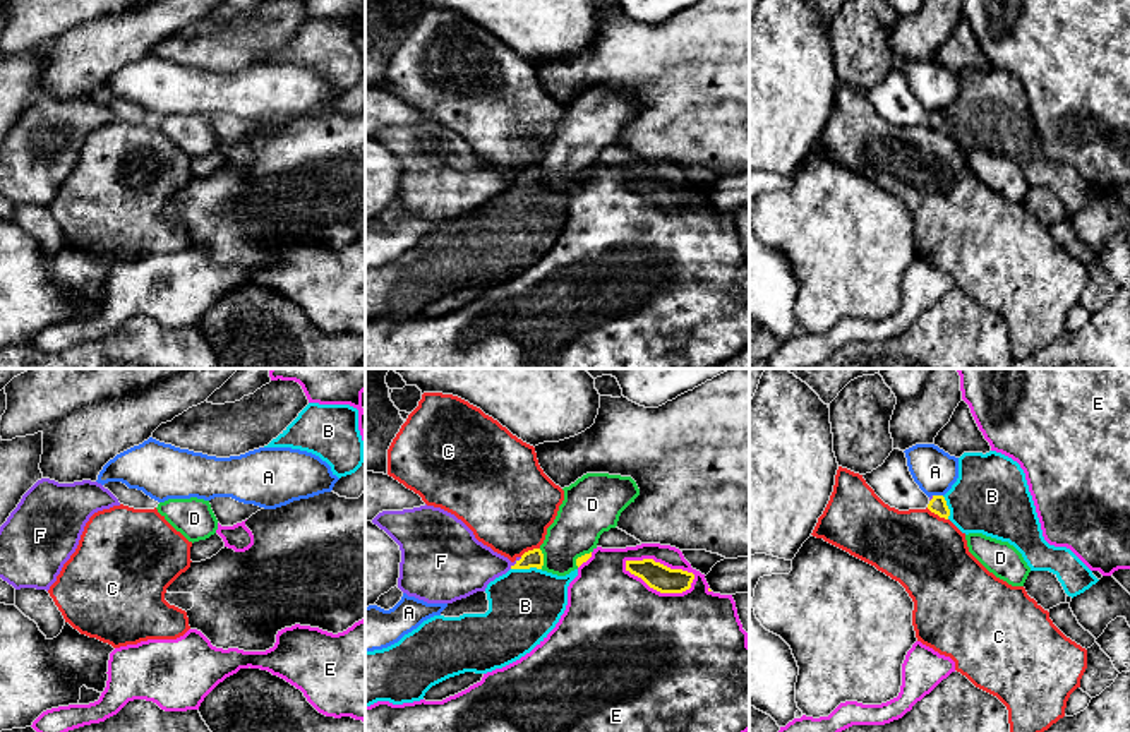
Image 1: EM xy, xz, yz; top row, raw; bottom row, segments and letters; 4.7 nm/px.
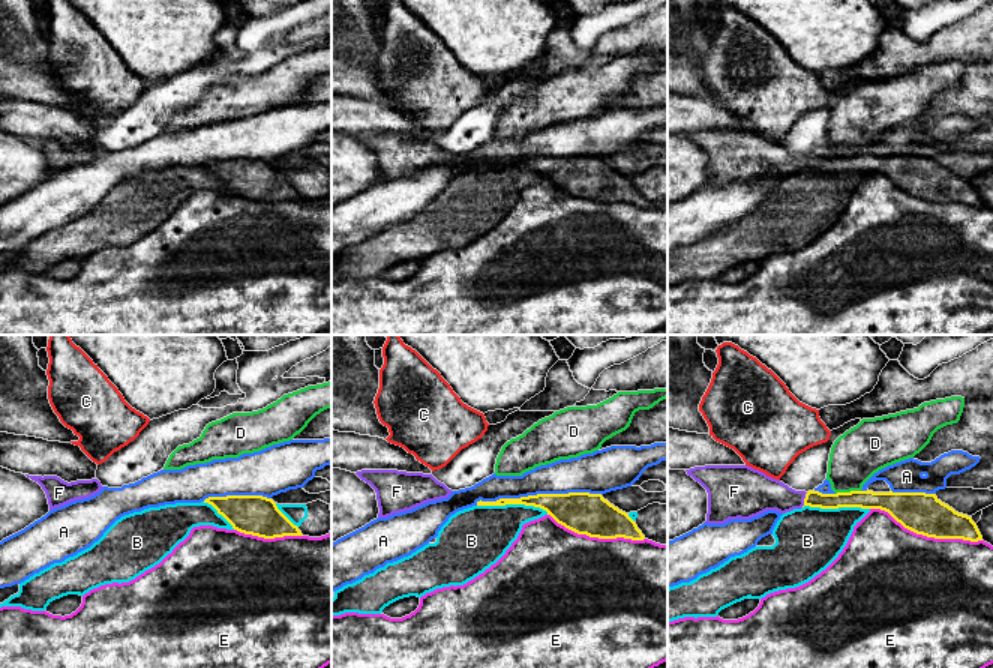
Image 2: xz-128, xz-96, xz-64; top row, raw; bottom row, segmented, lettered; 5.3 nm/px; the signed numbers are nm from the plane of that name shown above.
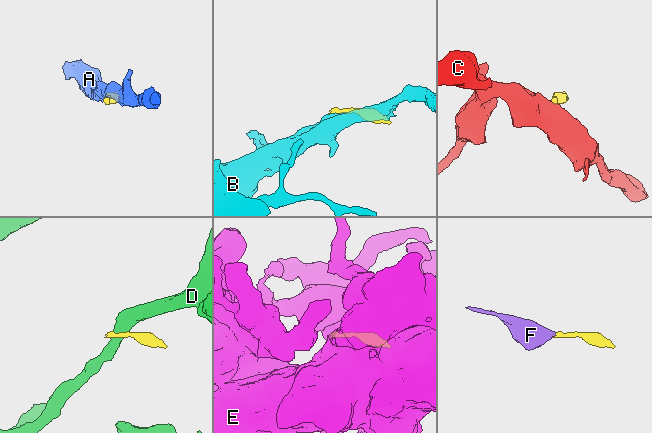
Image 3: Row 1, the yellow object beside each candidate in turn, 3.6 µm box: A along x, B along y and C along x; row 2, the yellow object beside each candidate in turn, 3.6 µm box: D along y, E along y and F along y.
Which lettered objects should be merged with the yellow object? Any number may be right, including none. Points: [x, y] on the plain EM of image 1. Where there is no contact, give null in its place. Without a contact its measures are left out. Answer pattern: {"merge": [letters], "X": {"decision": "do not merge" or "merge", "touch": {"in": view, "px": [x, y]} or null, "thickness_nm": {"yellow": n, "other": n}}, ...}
{"merge": ["F"], "A": {"decision": "do not merge", "touch": {"in": "yz", "px": [938, 112]}, "thickness_nm": {"yellow": 80, "other": 200}}, "B": {"decision": "do not merge", "touch": {"in": "xz", "px": [525, 184]}, "thickness_nm": {"yellow": 80, "other": 340}}, "C": {"decision": "do not merge", "touch": {"in": "yz", "px": [937, 129]}, "thickness_nm": {"yellow": 80, "other": 380}}, "D": {"decision": "do not merge", "touch": {"in": "xz", "px": [542, 175]}, "thickness_nm": {"yellow": 80, "other": 240}}, "E": {"decision": "do not merge", "touch": {"in": "xz", "px": [659, 179]}, "thickness_nm": {"yellow": 120, "other": 280}}, "F": {"decision": "merge", "touch": {"in": "xz", "px": [516, 179]}, "thickness_nm": {"yellow": 80, "other": 280}}}

